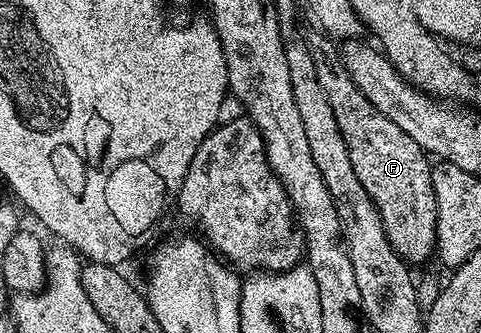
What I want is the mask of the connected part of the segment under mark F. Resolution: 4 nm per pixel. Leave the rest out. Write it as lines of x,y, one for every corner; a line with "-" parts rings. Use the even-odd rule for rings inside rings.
320,32
308,34
307,40
311,59
315,61
315,76
319,79
319,88
327,95
327,103
331,103
331,112
335,114
335,123
339,123
339,131
343,131
343,139
347,143
347,155
351,155
351,163
355,167
355,176
367,195
371,195
375,207
379,211
379,219
383,219
383,231
387,231
387,239
391,247
406,263
425,261
434,256
437,247
437,204
433,191
433,175
430,158
407,135
407,131
399,131
383,111
379,111
365,98
363,91
355,87
351,75
345,70
341,61
340,48
328,36

